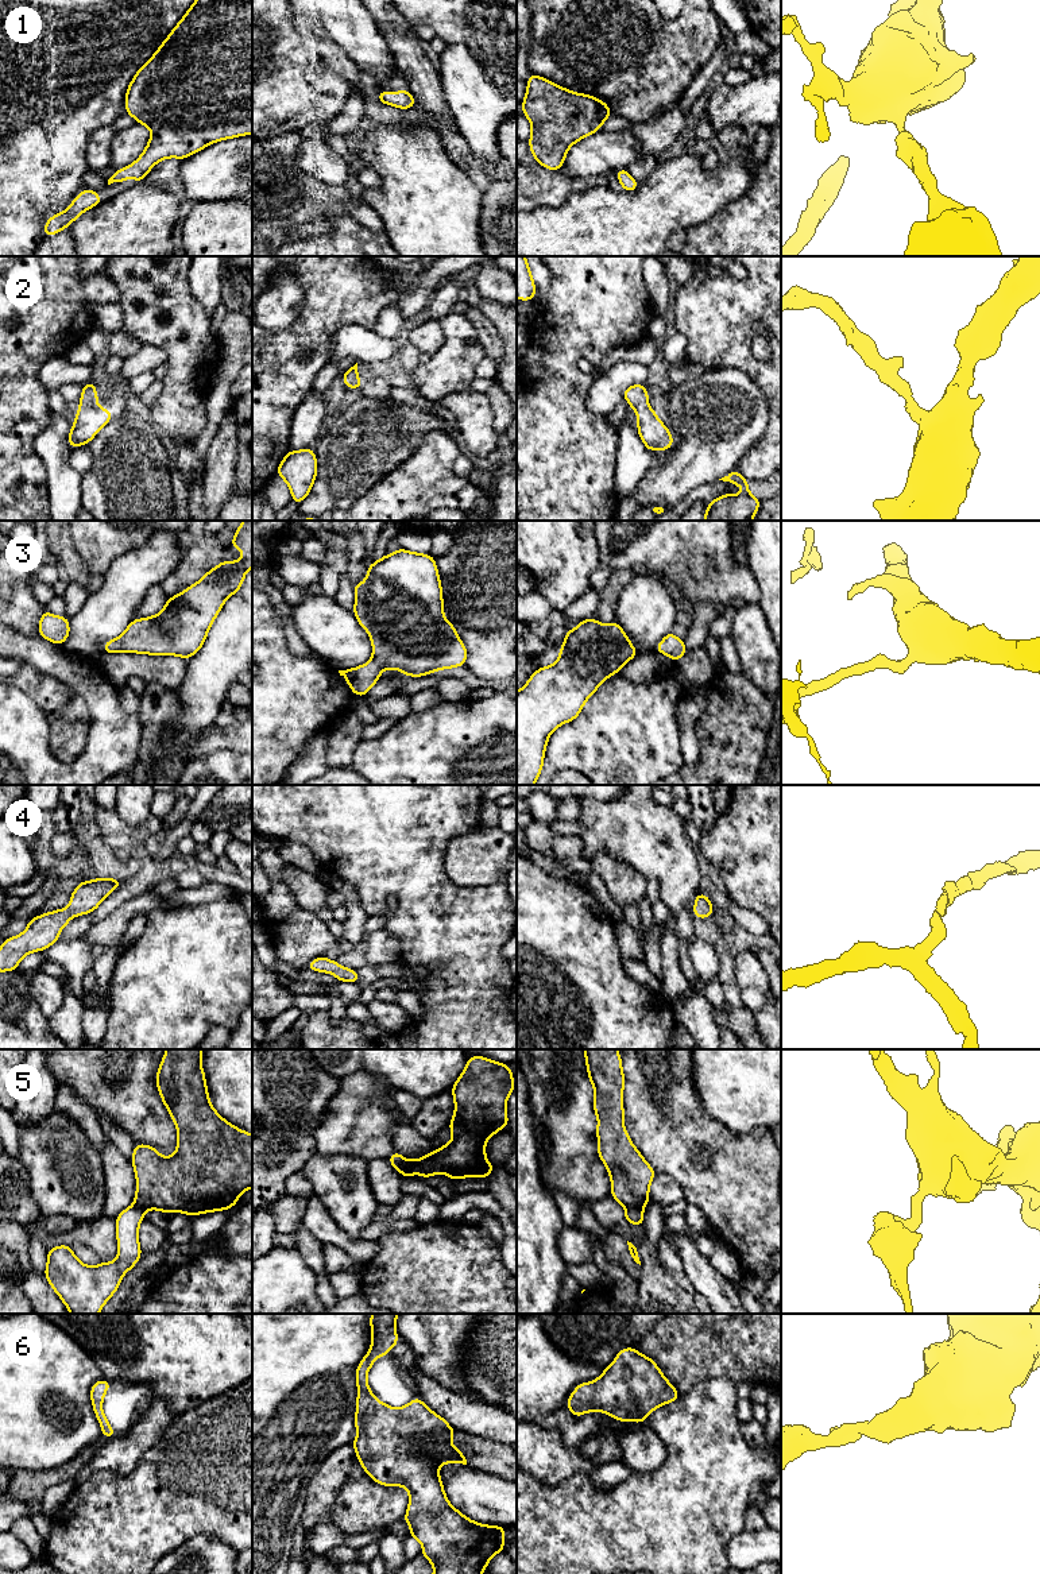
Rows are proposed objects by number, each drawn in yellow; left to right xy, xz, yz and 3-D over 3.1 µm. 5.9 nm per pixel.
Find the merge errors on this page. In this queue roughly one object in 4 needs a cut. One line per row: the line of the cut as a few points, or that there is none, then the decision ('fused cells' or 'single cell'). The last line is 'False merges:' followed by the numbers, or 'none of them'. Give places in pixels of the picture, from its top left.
1: cut none; single cell
2: cut none; single cell
3: cut none; single cell
4: cut none; single cell
5: cut yz (625, 1206), (642, 1209); fused cells
6: cut none; single cell
False merges: 5

